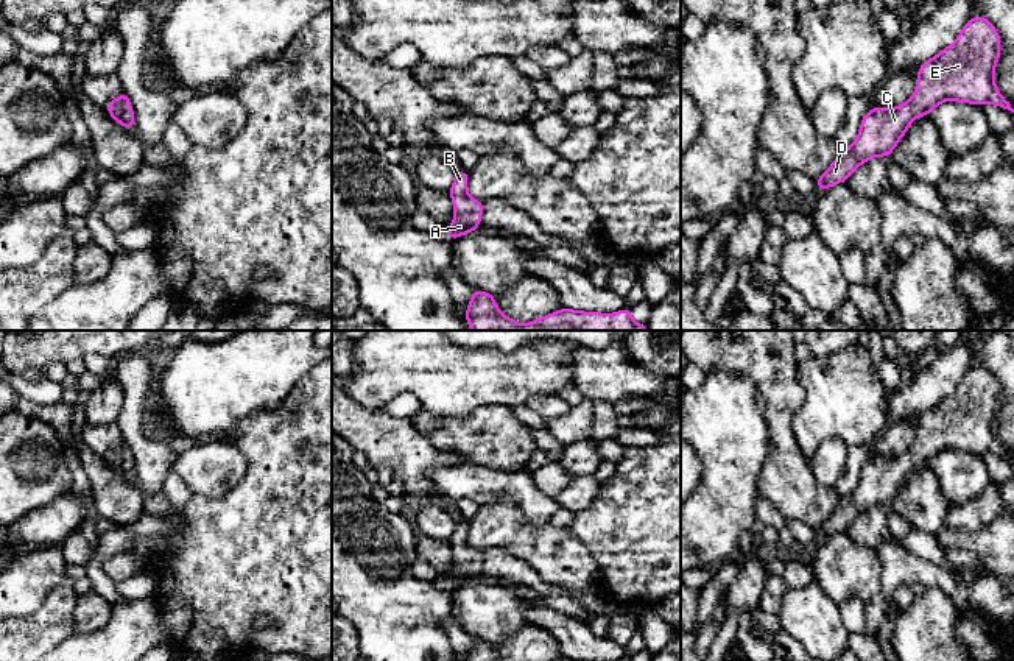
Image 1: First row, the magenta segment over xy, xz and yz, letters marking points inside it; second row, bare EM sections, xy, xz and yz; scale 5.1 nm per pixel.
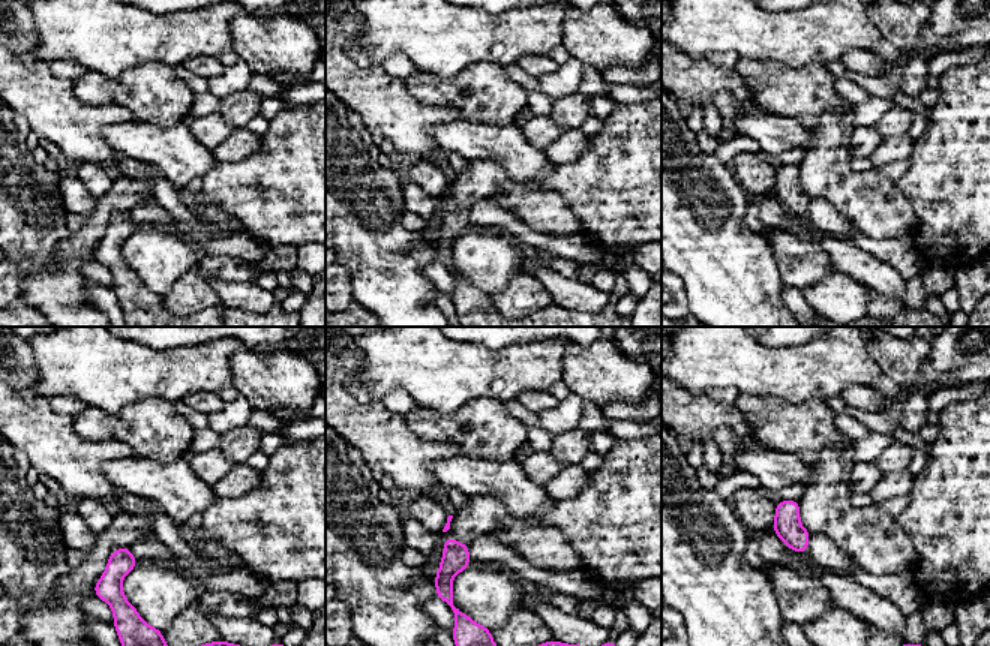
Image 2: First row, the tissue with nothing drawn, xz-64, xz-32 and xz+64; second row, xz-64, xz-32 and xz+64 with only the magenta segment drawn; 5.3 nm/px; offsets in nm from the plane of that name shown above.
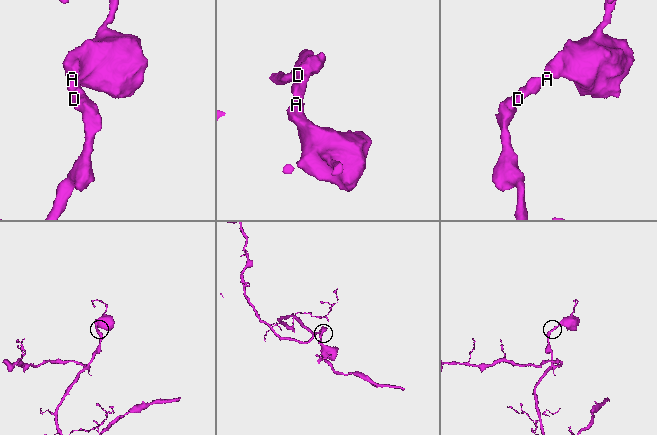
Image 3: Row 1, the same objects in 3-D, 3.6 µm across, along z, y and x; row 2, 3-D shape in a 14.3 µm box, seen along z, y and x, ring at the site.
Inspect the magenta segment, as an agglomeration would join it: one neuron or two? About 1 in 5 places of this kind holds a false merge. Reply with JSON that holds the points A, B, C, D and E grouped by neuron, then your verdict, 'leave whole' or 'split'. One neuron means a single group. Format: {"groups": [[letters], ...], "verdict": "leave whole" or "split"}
{"groups": [["A", "B", "C", "D", "E"]], "verdict": "leave whole"}

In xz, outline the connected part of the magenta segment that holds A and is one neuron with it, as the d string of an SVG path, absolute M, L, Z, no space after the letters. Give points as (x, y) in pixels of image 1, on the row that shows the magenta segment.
M467 170L455 173L455 181L449 190L456 215L447 232L449 240L474 232L481 224L484 203L472 200L467 192Z

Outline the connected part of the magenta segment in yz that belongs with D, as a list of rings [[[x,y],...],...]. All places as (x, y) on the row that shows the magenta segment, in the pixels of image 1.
[[[981,14],[967,20],[956,41],[925,61],[917,72],[914,95],[897,108],[871,108],[854,143],[816,179],[822,192],[846,182],[868,159],[889,157],[916,117],[930,115],[942,101],[992,103],[1014,112],[994,84],[1000,58],[1000,36]]]

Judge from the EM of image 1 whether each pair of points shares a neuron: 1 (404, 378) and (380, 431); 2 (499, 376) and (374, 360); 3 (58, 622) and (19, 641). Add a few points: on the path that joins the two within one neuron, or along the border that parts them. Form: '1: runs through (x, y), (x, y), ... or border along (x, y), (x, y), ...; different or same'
1: border along (349, 393), (366, 407), (383, 409); different
2: runs through (468, 376), (441, 376), (421, 360), (405, 360); same
3: runs through (49, 625), (28, 638); same

